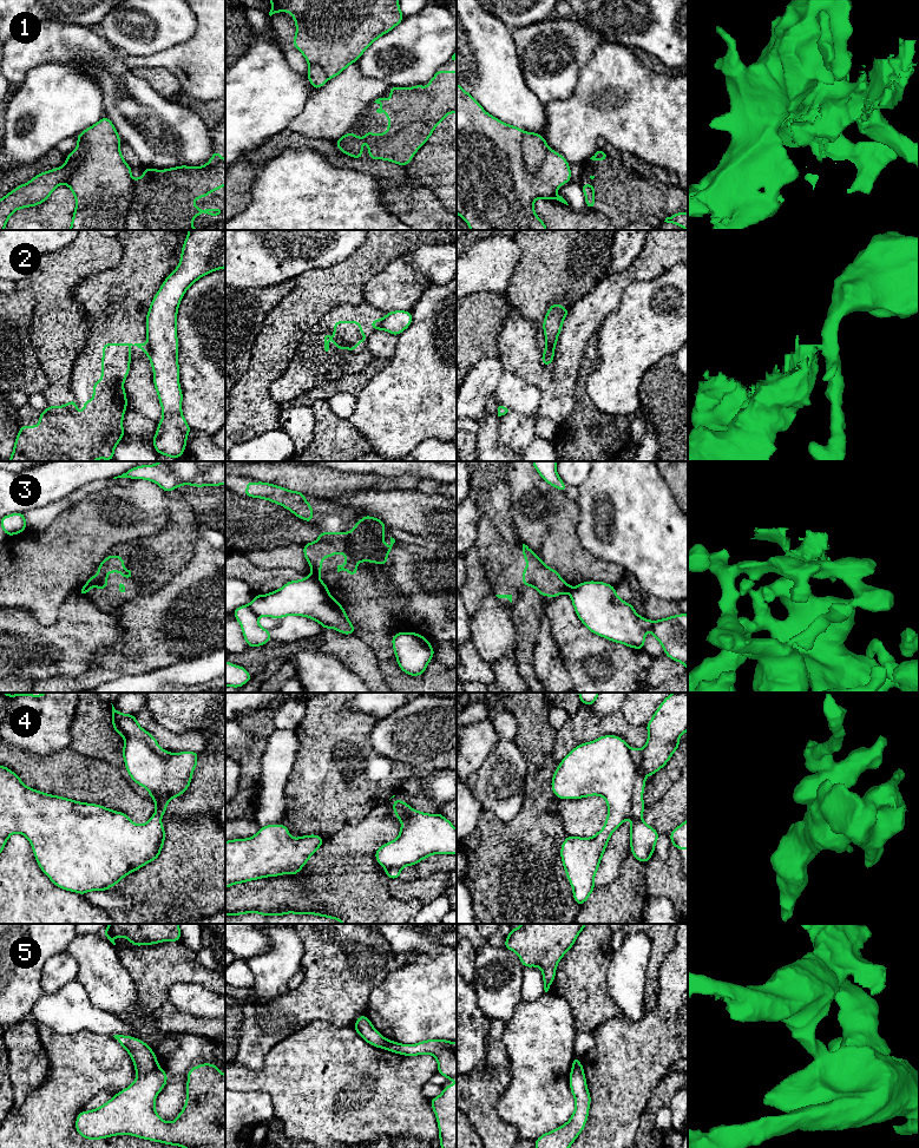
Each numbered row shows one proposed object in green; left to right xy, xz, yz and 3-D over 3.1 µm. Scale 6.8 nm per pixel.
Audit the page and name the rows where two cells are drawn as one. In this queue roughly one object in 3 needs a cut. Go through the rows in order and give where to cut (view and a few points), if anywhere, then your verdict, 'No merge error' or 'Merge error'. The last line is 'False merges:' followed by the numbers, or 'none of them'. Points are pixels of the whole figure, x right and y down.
1: No split. No merge error
2: Split along xy (148, 342), (148, 354). Merge error
3: Split along xz (312, 574), (319, 579). Merge error
4: Split along yz (638, 772), (635, 779), (631, 813), (642, 821). Merge error
5: Split along xy (158, 1066), (138, 1076). Merge error
False merges: 2, 3, 4, 5

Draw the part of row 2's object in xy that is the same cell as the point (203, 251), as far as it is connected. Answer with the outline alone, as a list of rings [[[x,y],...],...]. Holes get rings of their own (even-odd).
[[[189,230],[178,267],[164,280],[146,314],[146,336],[150,346],[147,355],[153,370],[153,385],[163,411],[152,445],[158,454],[177,460],[185,451],[186,438],[191,431],[182,413],[183,394],[179,385],[176,327],[178,306],[192,283],[222,268],[225,268],[225,230]]]

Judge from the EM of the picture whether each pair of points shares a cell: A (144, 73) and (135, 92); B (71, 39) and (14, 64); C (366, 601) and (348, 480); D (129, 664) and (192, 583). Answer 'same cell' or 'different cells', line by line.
A: different cells
B: same cell
C: same cell
D: same cell

